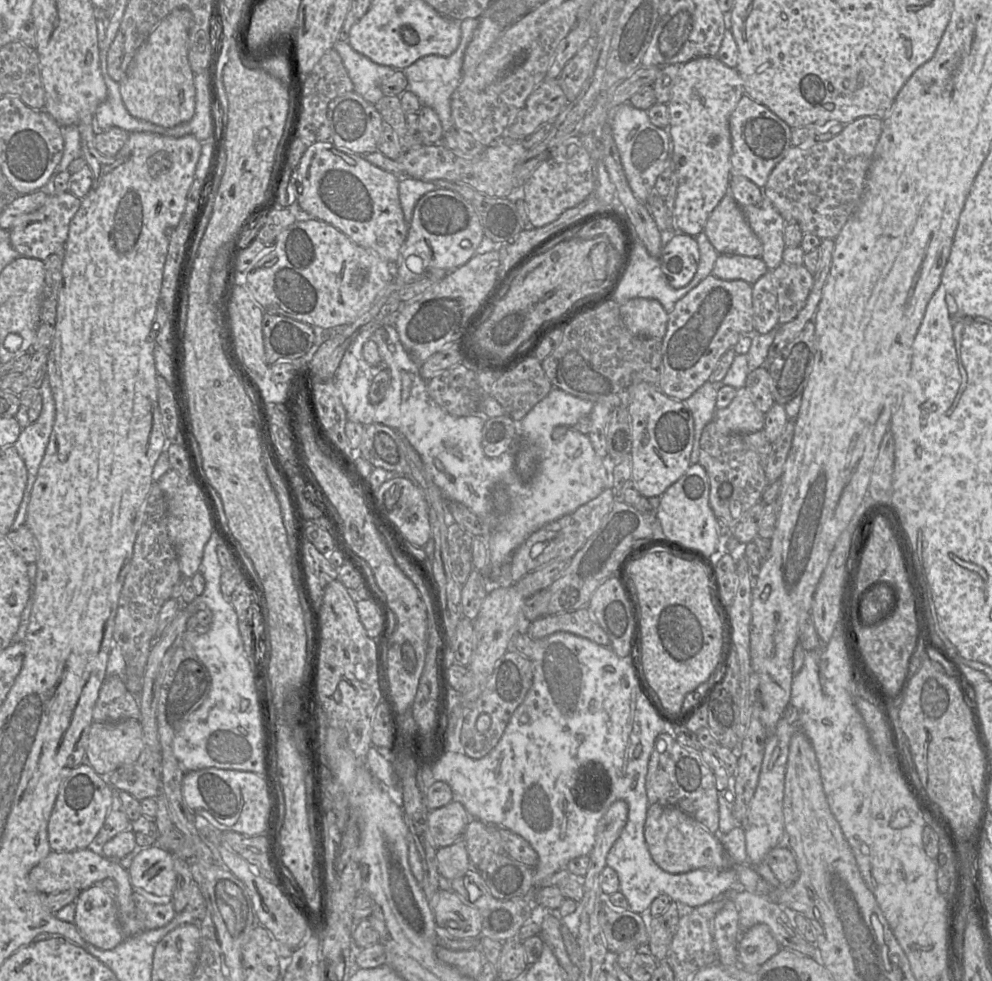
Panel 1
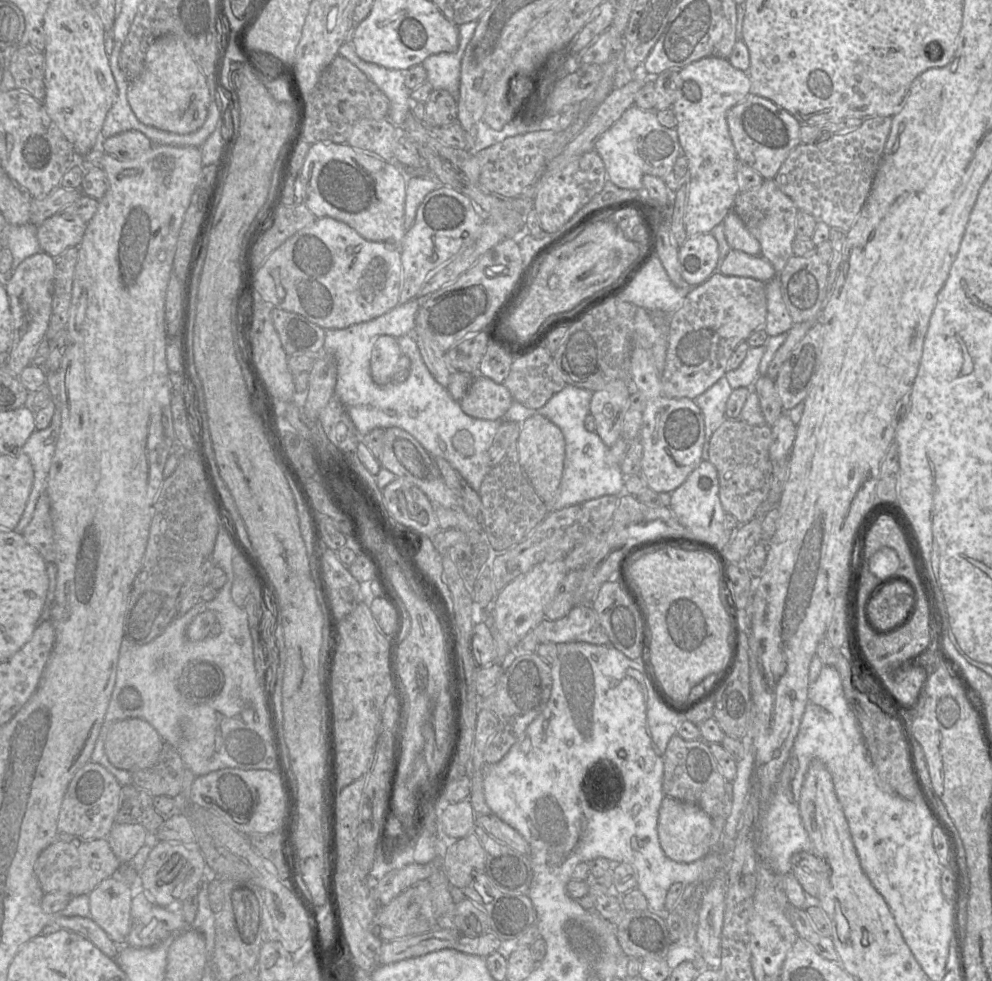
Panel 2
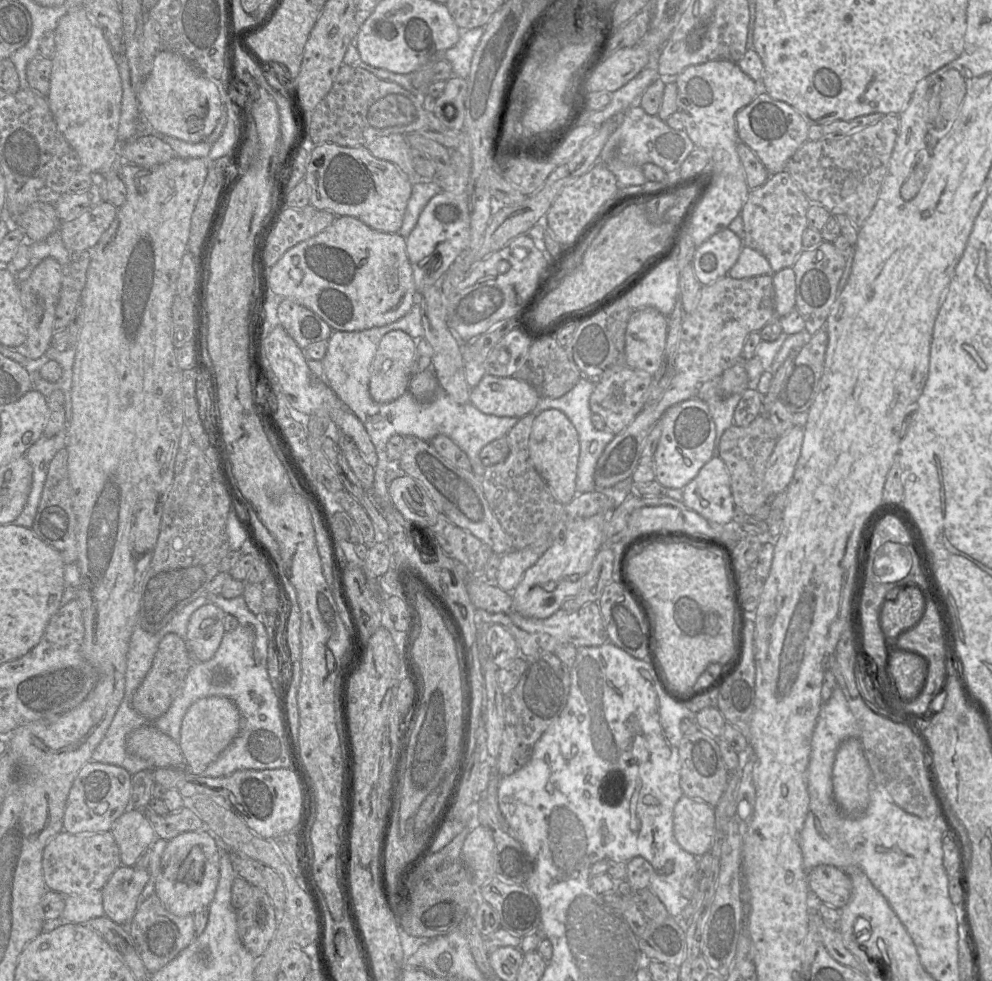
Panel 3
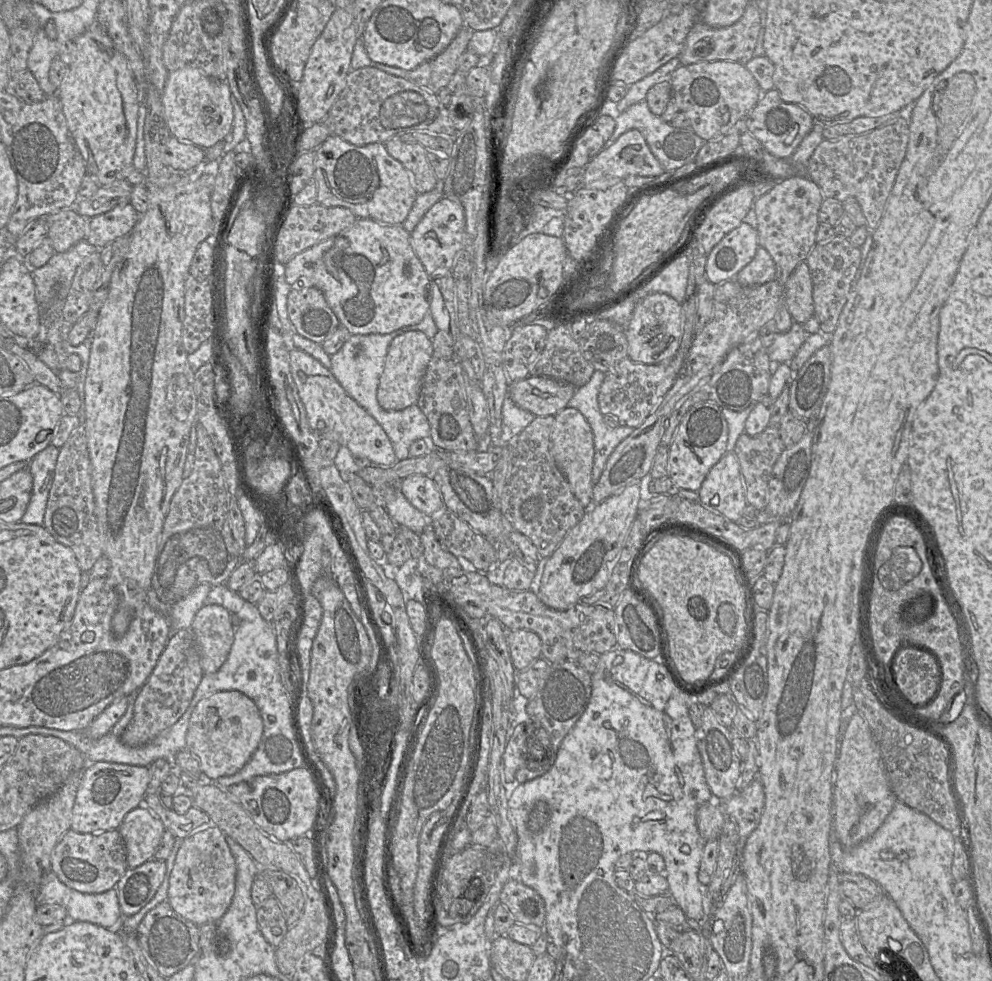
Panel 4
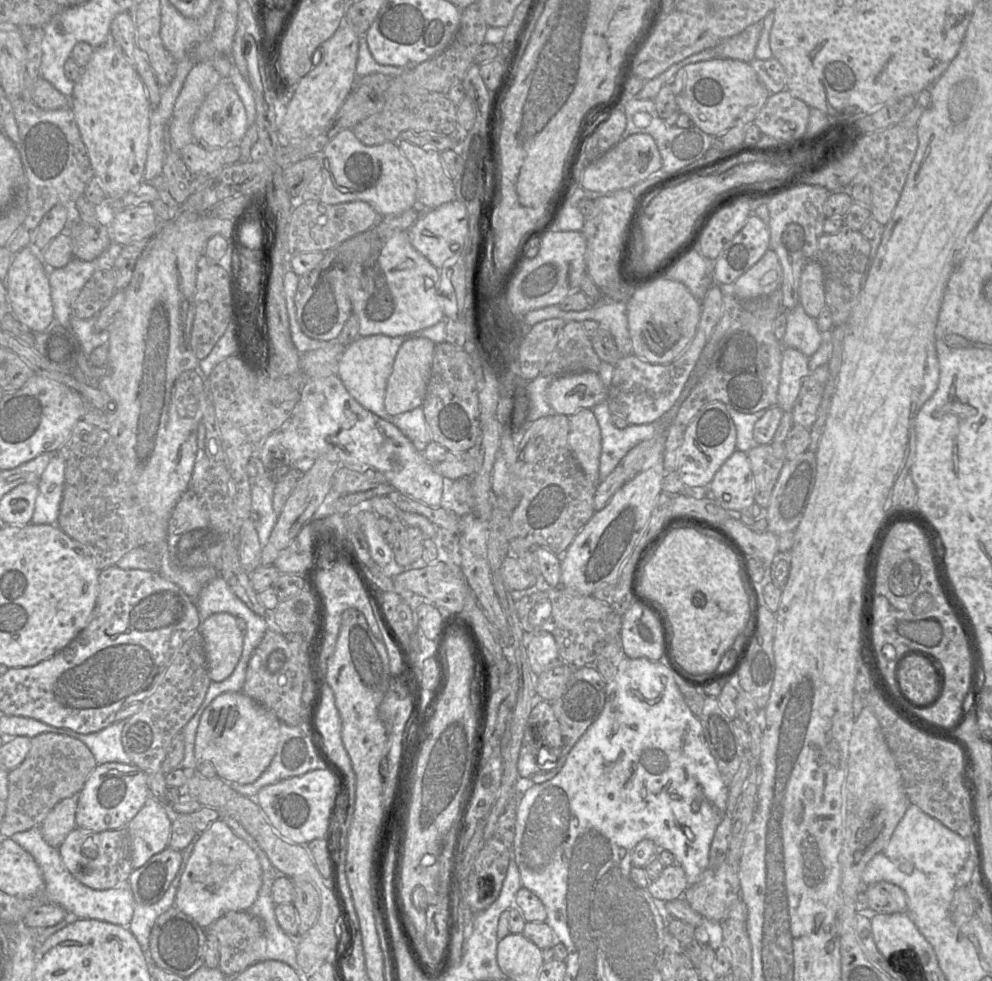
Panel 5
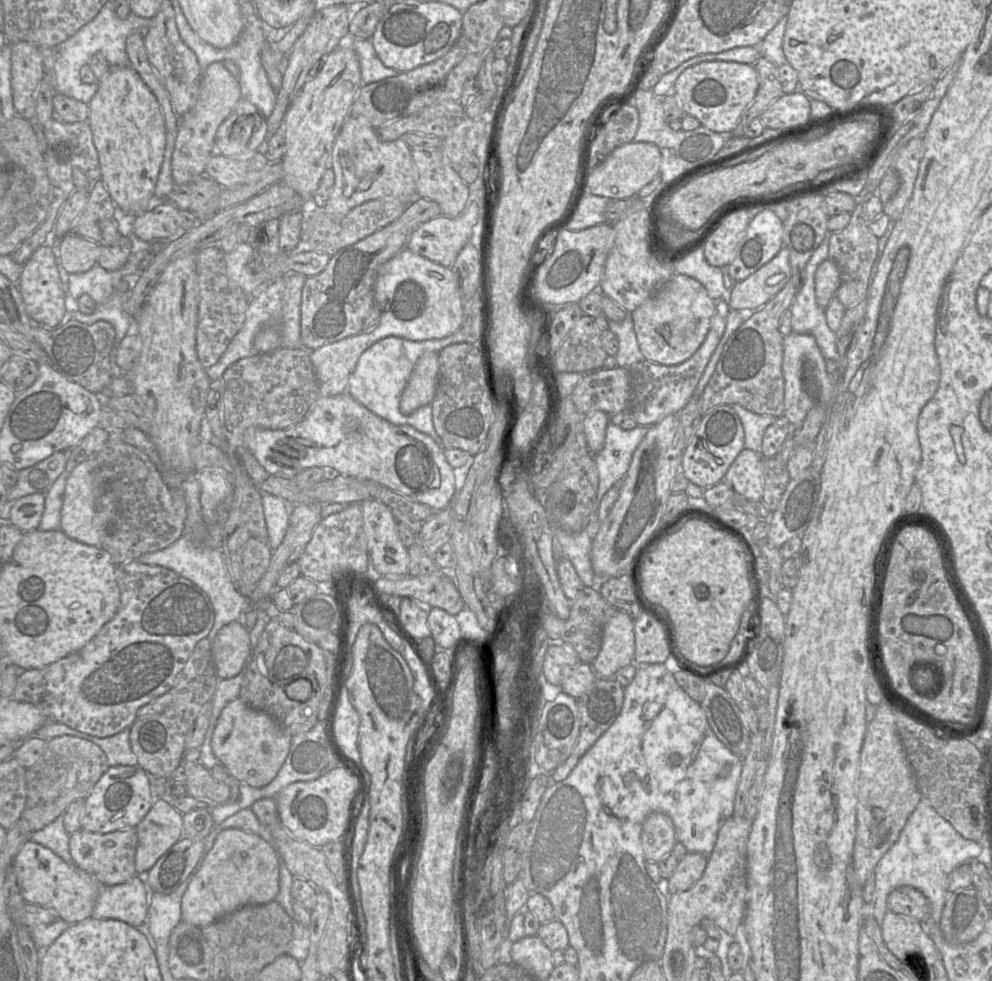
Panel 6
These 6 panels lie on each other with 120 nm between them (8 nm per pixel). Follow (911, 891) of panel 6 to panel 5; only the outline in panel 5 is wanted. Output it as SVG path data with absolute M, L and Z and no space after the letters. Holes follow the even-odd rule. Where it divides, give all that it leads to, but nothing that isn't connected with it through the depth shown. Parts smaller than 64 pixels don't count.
M886 881L865 887L869 908L877 913L906 913L907 896L902 888Z

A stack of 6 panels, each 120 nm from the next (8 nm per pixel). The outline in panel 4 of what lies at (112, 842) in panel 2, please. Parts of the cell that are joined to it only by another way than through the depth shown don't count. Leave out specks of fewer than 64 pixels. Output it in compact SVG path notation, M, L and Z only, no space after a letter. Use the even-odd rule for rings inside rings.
M142 803L125 815L118 830L125 843L128 868L136 868L153 858L165 826Z

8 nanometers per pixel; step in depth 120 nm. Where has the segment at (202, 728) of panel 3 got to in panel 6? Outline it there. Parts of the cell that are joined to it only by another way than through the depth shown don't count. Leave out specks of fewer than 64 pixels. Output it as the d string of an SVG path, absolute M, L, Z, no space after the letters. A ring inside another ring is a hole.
M238 697L223 708L212 735L211 747L231 776L252 787L263 787L275 778L284 764L291 737L274 717Z

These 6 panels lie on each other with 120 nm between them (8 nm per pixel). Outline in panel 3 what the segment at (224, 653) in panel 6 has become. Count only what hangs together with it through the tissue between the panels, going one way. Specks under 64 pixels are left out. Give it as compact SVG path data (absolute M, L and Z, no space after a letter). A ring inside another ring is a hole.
M206 604L190 617L186 642L194 660L205 662L216 653L225 635L225 612L219 607Z

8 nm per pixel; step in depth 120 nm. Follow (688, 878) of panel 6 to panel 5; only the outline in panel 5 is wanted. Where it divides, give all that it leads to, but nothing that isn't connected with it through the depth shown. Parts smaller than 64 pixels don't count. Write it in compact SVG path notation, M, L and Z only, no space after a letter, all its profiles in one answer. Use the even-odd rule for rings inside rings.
M678 864L666 867L660 877L647 886L647 890L656 900L672 901L681 898L689 884L683 868Z

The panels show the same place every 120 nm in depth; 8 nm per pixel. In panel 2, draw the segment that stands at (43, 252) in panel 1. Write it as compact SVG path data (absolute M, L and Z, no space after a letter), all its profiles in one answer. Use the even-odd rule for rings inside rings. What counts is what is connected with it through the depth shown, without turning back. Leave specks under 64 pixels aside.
M81 195L75 202L44 220L37 227L37 240L42 251L55 257L69 247L78 246L97 207L96 198Z

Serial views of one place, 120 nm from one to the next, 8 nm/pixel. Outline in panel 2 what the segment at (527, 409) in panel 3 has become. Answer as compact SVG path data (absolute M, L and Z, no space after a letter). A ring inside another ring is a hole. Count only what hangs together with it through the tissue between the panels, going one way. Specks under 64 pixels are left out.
M475 374L475 379L461 399L462 410L471 417L485 420L502 420L514 401L503 383Z

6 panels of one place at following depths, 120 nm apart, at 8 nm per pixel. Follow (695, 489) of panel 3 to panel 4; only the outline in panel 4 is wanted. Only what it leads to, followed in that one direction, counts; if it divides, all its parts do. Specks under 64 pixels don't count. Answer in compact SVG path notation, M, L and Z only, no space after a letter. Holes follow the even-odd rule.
M726 451L709 470L700 489L700 501L732 521L742 517L748 504L744 480L734 451Z

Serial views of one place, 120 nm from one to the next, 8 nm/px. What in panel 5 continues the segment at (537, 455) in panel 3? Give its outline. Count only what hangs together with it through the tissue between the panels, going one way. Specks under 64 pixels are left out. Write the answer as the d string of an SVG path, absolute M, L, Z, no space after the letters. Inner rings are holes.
M581 409L569 416L568 444L587 478L597 486L601 432L592 409Z

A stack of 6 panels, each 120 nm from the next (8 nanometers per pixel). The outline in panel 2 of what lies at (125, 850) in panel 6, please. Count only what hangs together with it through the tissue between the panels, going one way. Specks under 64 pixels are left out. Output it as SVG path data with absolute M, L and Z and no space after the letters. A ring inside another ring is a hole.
M58 838L45 848L35 863L35 873L44 893L63 892L72 896L89 894L102 880L112 876L121 862L106 838L83 840Z

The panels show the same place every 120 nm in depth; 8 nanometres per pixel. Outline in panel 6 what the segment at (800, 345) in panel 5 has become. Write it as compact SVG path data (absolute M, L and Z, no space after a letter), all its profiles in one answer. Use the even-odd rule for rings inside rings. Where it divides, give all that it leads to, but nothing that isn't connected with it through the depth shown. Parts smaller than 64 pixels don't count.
M829 234L825 237L825 239L822 241L822 243L814 251L813 255L809 259L805 268L803 284L799 291L797 292L789 309L791 310L792 313L791 320L792 332L798 334L812 335L815 338L816 343L824 358L838 362L839 360L841 360L841 356L839 355L837 350L836 334L828 327L826 322L825 309L817 304L815 296L815 284L814 284L815 272L818 266L825 260L827 260L828 257L829 257Z

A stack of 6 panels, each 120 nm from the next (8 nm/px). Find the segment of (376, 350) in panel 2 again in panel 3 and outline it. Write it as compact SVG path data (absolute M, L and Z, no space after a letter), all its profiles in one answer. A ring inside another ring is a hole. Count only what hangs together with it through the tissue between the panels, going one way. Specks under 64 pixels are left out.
M402 330L384 335L370 366L370 394L378 403L389 403L408 391L417 341Z

